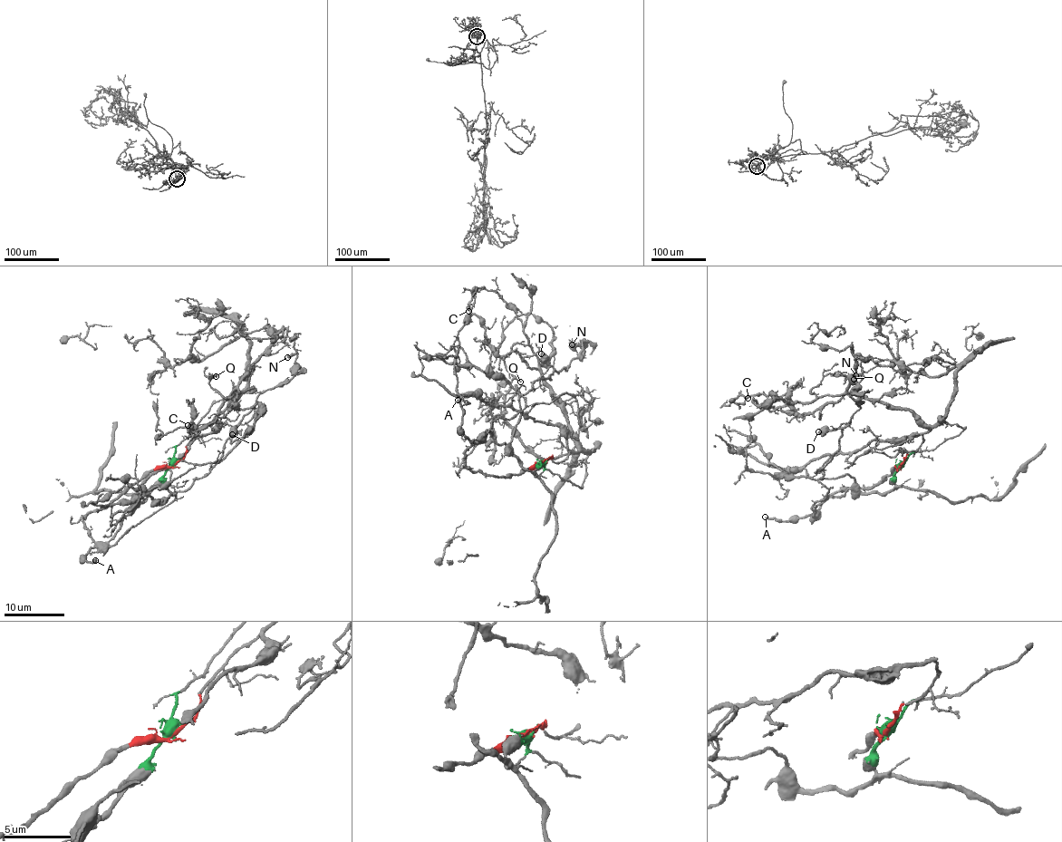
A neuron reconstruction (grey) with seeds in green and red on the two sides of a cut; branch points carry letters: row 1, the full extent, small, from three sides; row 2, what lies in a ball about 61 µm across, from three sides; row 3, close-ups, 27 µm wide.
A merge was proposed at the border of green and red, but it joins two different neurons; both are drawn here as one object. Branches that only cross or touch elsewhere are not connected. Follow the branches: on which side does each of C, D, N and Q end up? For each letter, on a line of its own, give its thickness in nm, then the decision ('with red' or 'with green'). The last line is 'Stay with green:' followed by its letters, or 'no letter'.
C: 110 nm thick; with red
D: 650 nm thick; with green
N: 320 nm thick; with green
Q: 200 nm thick; with red
Stay with green: D, N

